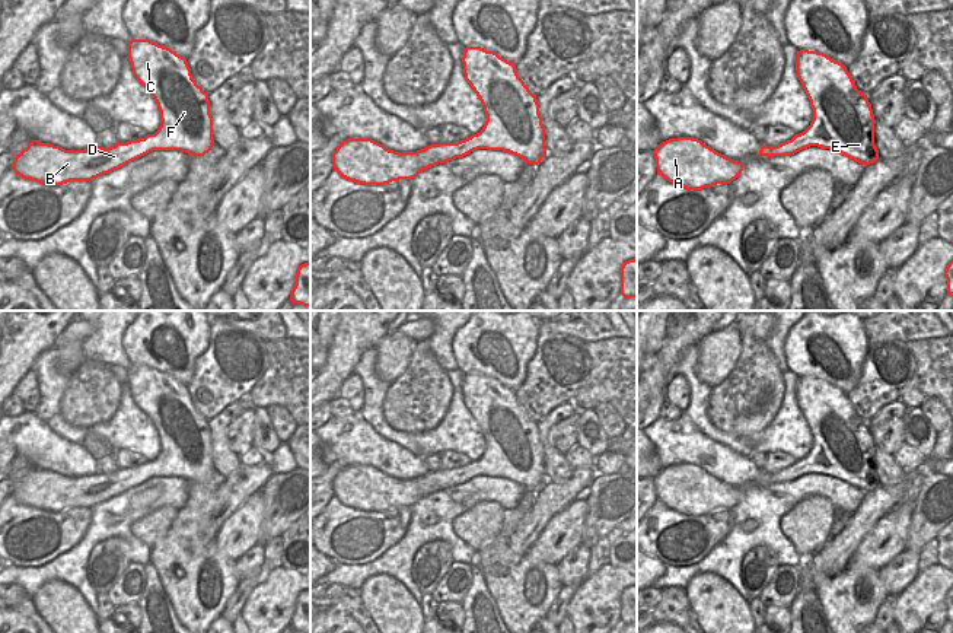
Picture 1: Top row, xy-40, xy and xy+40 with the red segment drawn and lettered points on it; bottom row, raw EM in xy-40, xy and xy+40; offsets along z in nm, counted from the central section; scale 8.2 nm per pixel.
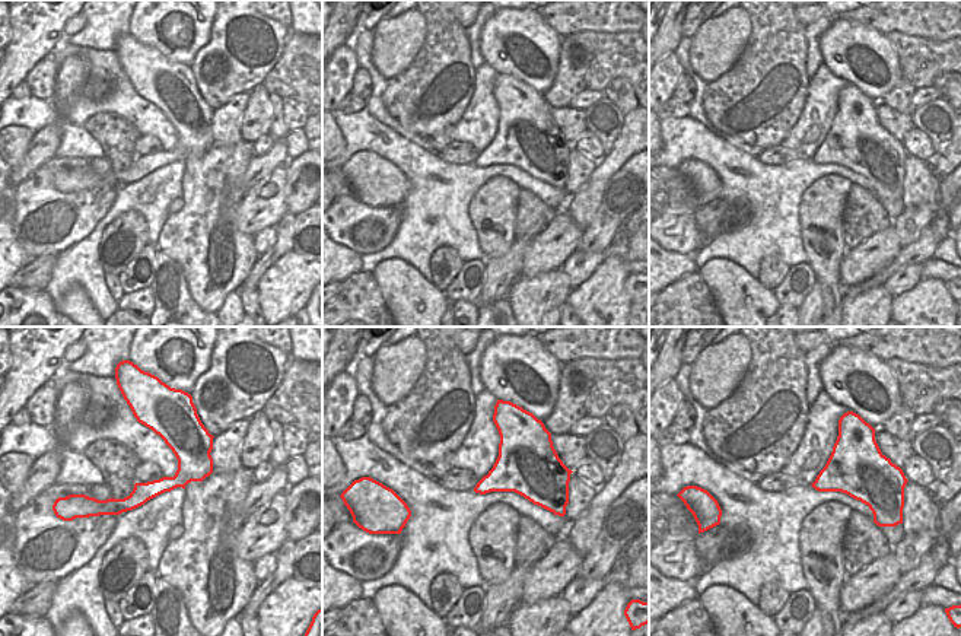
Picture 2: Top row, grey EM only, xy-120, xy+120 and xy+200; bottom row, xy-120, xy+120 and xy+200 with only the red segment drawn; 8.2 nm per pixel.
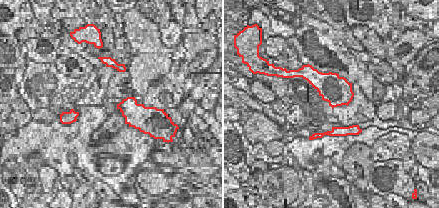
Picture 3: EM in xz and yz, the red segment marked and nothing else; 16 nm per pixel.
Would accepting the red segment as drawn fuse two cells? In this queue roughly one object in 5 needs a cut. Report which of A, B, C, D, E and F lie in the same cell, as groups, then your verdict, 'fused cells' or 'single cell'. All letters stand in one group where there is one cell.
A B C D E F; single cell

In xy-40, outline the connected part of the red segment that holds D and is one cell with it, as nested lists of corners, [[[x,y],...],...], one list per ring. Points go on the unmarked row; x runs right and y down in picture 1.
[[[131,366],[133,401],[149,416],[160,438],[160,454],[144,465],[108,475],[66,477],[32,467],[16,481],[16,502],[48,512],[92,508],[153,478],[181,477],[204,483],[214,471],[208,420],[192,405],[187,385],[150,366]]]

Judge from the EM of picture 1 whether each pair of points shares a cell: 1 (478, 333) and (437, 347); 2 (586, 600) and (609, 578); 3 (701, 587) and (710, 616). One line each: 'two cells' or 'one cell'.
1: two cells
2: one cell
3: one cell

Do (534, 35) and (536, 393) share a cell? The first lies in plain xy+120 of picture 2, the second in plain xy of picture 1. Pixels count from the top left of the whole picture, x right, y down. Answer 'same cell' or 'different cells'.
different cells

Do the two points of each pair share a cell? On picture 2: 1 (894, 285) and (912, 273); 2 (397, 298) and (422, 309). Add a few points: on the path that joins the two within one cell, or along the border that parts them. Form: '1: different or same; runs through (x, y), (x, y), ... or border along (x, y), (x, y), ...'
1: same; runs through (899, 283), (907, 277)
2: same; runs through (403, 298), (409, 298), (416, 305)

